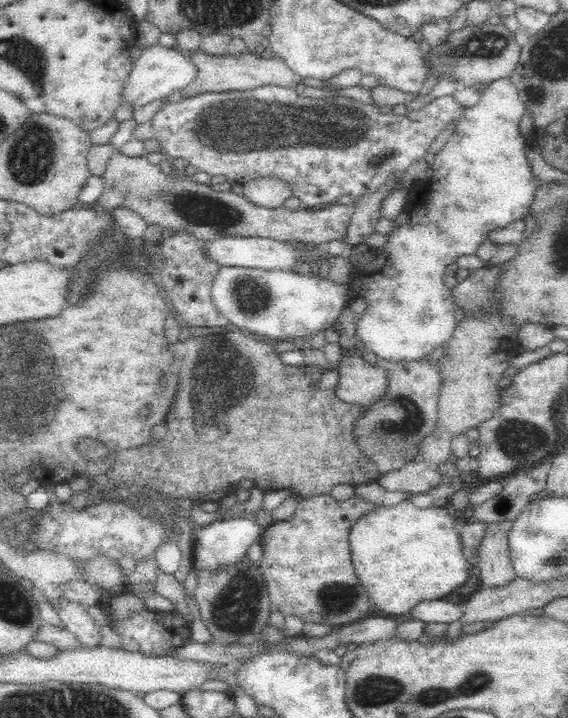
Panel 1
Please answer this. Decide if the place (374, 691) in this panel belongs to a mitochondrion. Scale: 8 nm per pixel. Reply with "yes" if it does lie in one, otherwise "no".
yes

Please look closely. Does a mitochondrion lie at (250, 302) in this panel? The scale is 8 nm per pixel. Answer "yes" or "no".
yes

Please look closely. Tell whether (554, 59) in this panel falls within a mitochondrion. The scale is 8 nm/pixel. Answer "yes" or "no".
yes

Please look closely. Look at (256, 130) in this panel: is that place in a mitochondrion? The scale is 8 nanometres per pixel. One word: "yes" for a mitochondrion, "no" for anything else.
yes

